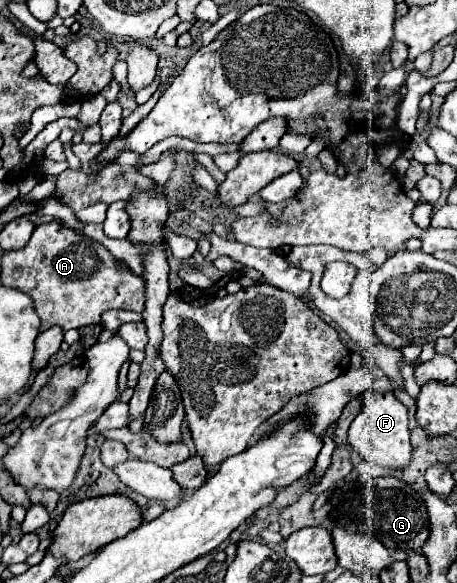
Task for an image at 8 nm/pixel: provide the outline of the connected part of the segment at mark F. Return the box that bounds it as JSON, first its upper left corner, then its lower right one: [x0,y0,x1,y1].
[349,388,411,468]

